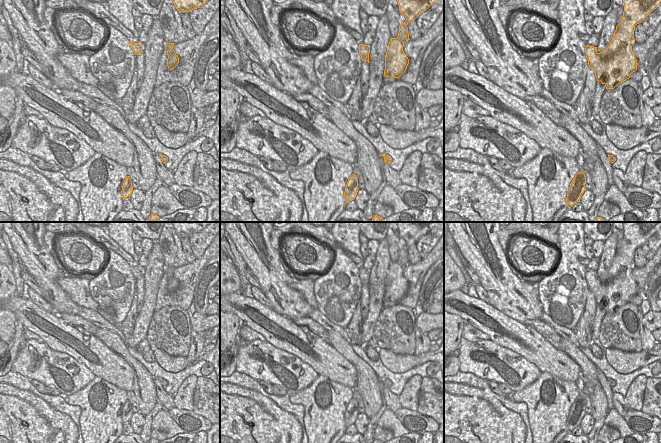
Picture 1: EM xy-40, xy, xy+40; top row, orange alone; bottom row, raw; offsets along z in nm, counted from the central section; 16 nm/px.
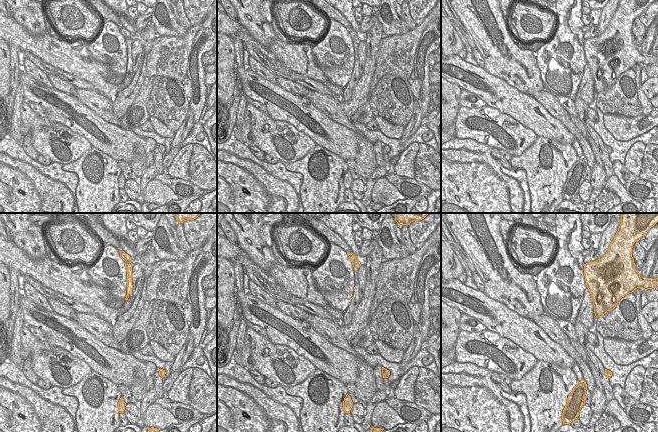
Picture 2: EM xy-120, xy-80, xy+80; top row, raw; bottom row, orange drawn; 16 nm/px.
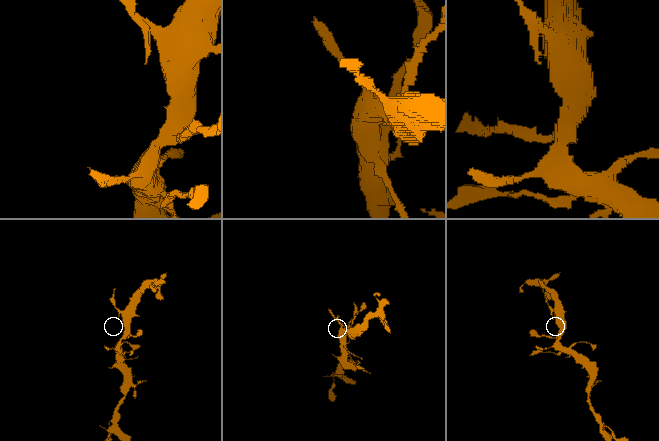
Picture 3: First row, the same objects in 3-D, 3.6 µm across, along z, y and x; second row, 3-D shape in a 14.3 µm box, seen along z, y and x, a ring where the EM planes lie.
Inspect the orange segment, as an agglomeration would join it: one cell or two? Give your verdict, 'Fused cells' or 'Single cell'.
Fused cells.

